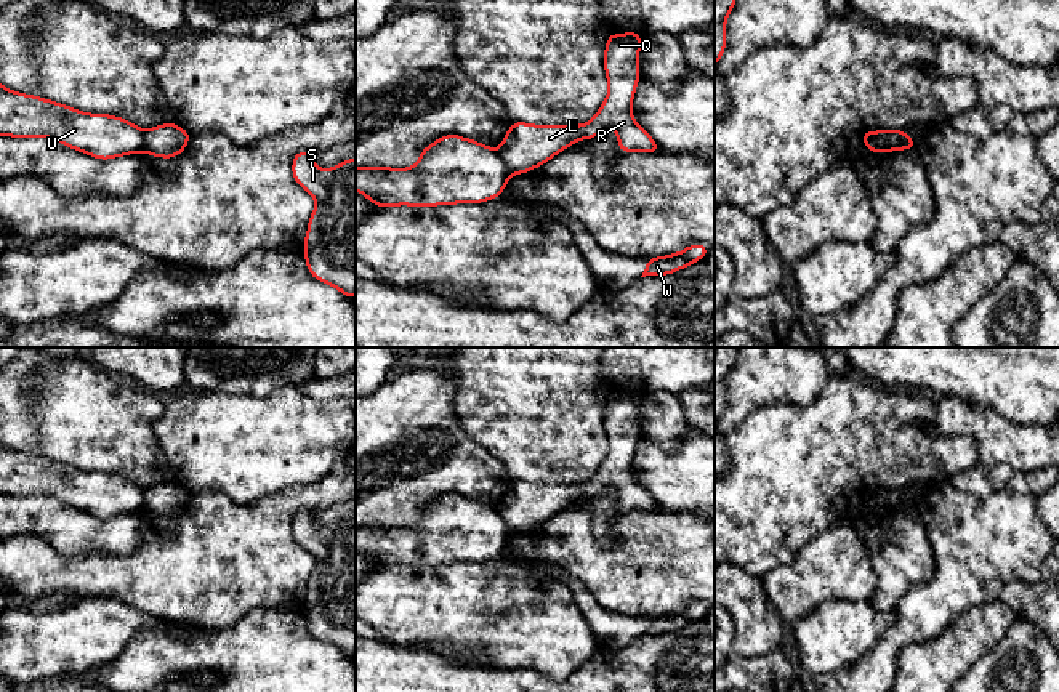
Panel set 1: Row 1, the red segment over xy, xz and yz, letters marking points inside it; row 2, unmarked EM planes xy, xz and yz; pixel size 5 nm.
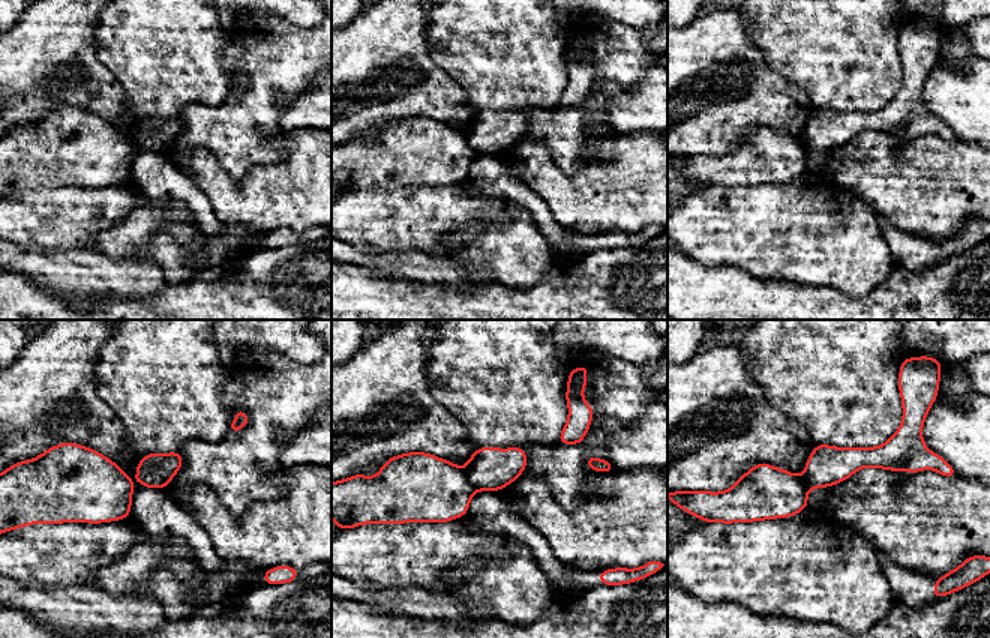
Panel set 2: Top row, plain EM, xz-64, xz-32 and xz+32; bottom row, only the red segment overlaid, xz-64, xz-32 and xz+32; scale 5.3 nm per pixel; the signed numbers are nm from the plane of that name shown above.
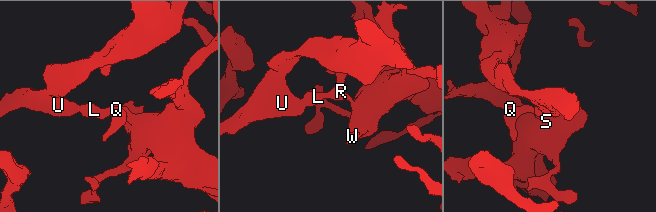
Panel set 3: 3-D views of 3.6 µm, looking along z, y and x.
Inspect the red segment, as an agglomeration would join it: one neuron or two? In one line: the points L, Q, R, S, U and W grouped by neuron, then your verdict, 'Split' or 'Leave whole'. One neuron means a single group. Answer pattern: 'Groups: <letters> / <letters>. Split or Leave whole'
Groups: L Q R S W / U. Split

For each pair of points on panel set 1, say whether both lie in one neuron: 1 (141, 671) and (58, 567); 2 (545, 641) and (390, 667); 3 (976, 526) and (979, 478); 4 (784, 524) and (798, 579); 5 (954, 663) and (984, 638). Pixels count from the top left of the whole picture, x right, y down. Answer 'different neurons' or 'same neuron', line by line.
1: different neurons
2: different neurons
3: different neurons
4: different neurons
5: same neuron

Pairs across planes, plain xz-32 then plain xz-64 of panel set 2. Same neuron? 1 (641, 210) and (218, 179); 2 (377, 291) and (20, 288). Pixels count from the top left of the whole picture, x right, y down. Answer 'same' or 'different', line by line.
1: same
2: same

